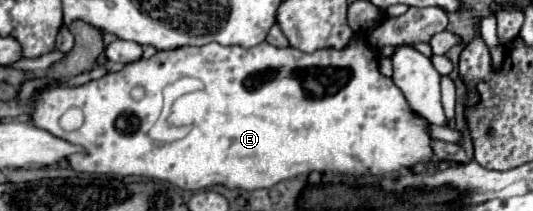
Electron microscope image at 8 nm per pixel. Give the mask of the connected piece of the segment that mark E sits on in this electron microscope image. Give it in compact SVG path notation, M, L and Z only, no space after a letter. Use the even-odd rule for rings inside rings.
M358 33L356 41L342 49L342 51L336 51L336 49L324 49L324 51L316 51L316 53L304 53L304 51L298 51L294 47L286 47L286 49L278 49L270 43L260 43L256 47L240 47L240 45L230 45L230 47L224 47L224 45L218 45L218 43L208 43L208 45L202 45L202 47L180 47L180 49L174 49L174 51L158 51L154 57L150 59L142 59L142 61L136 61L136 63L130 63L126 65L122 71L116 71L116 73L106 73L104 77L96 79L96 81L90 81L90 83L84 83L84 85L78 85L78 87L68 87L66 83L62 81L54 81L52 85L46 85L38 91L34 91L34 99L32 99L32 105L30 105L30 121L32 125L60 137L60 139L66 139L68 143L72 145L82 145L84 147L84 153L76 153L76 157L72 157L72 161L68 161L70 169L74 171L80 171L80 173L110 173L110 175L138 175L138 177L148 177L148 179L160 179L160 181L168 181L180 189L186 189L186 191L198 191L198 189L206 189L206 187L212 187L212 185L226 185L230 189L262 189L262 187L272 187L280 181L286 181L286 179L292 179L296 175L302 175L302 173L312 173L312 171L340 171L340 173L352 173L352 175L362 175L362 173L374 173L374 175L386 175L386 177L396 177L400 169L412 169L414 165L432 165L432 161L428 159L432 155L428 143L430 143L430 135L426 133L426 119L418 119L414 117L414 113L410 111L402 91L394 85L392 79L384 77L380 71L378 71L378 59L376 59L376 49L366 41L364 33ZM180 77L196 77L204 83L204 91L208 93L208 97L212 97L214 101L208 103L206 107L206 119L194 119L192 121L192 129L186 137L182 137L180 141L174 141L174 143L158 143L158 141L152 141L148 131L154 127L158 115L160 115L160 109L162 109L162 89L168 85L168 83L174 83L176 79ZM136 87L142 87L144 89L144 97L140 99L134 99L132 97L132 89ZM70 107L80 107L84 111L84 125L78 129L78 131L62 131L58 121L60 117L64 115L64 111L68 111Z

